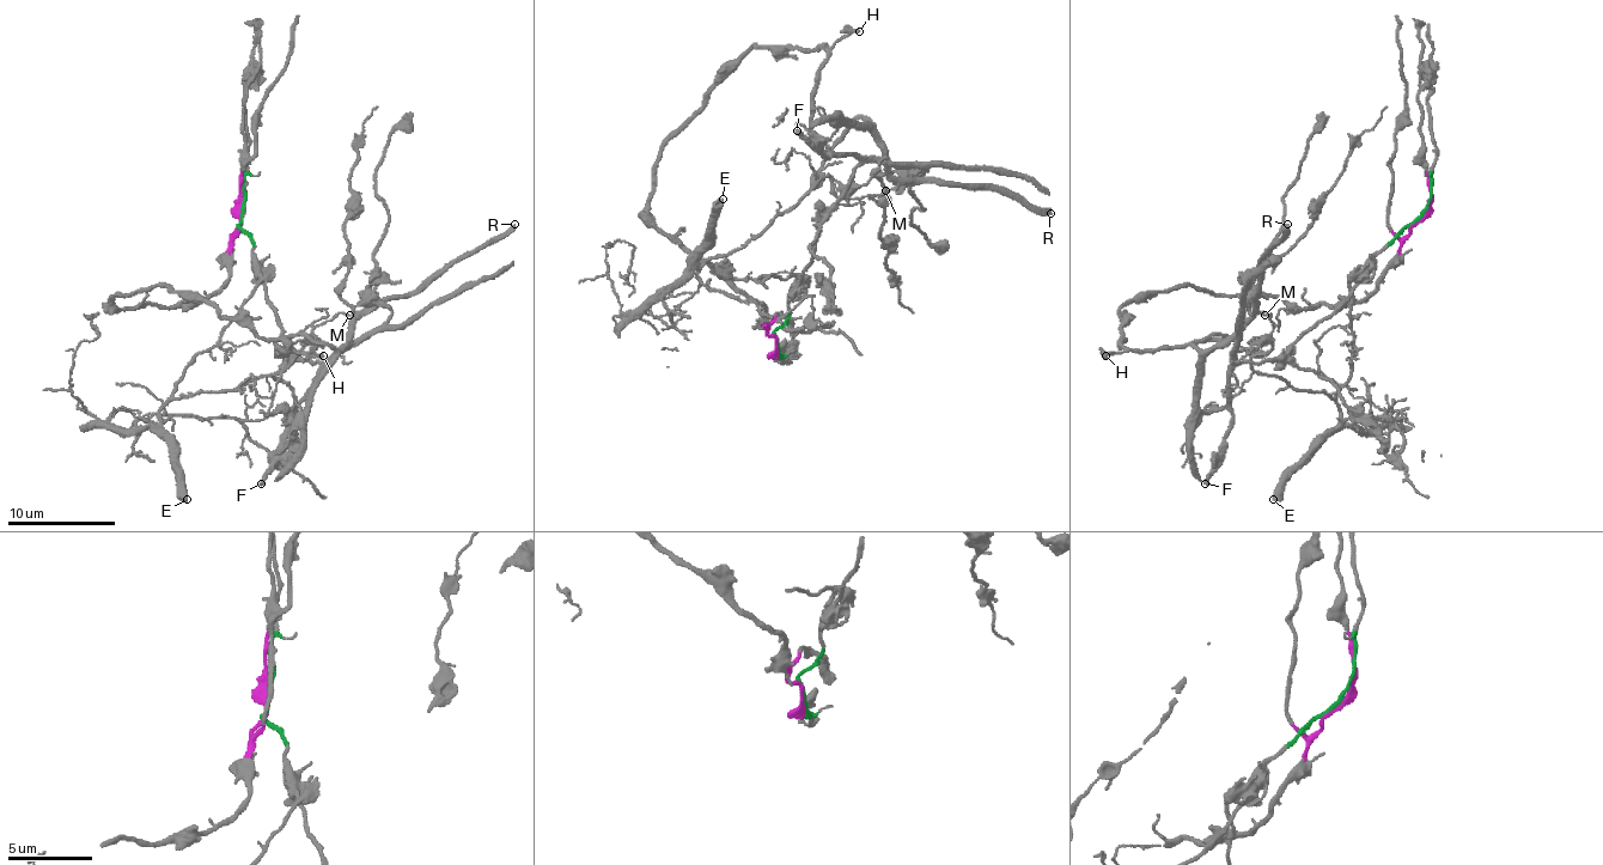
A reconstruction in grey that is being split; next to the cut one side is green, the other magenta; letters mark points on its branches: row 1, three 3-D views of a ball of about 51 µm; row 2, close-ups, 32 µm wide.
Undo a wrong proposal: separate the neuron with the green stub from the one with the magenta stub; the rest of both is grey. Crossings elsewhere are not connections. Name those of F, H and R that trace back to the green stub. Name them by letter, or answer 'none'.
F

